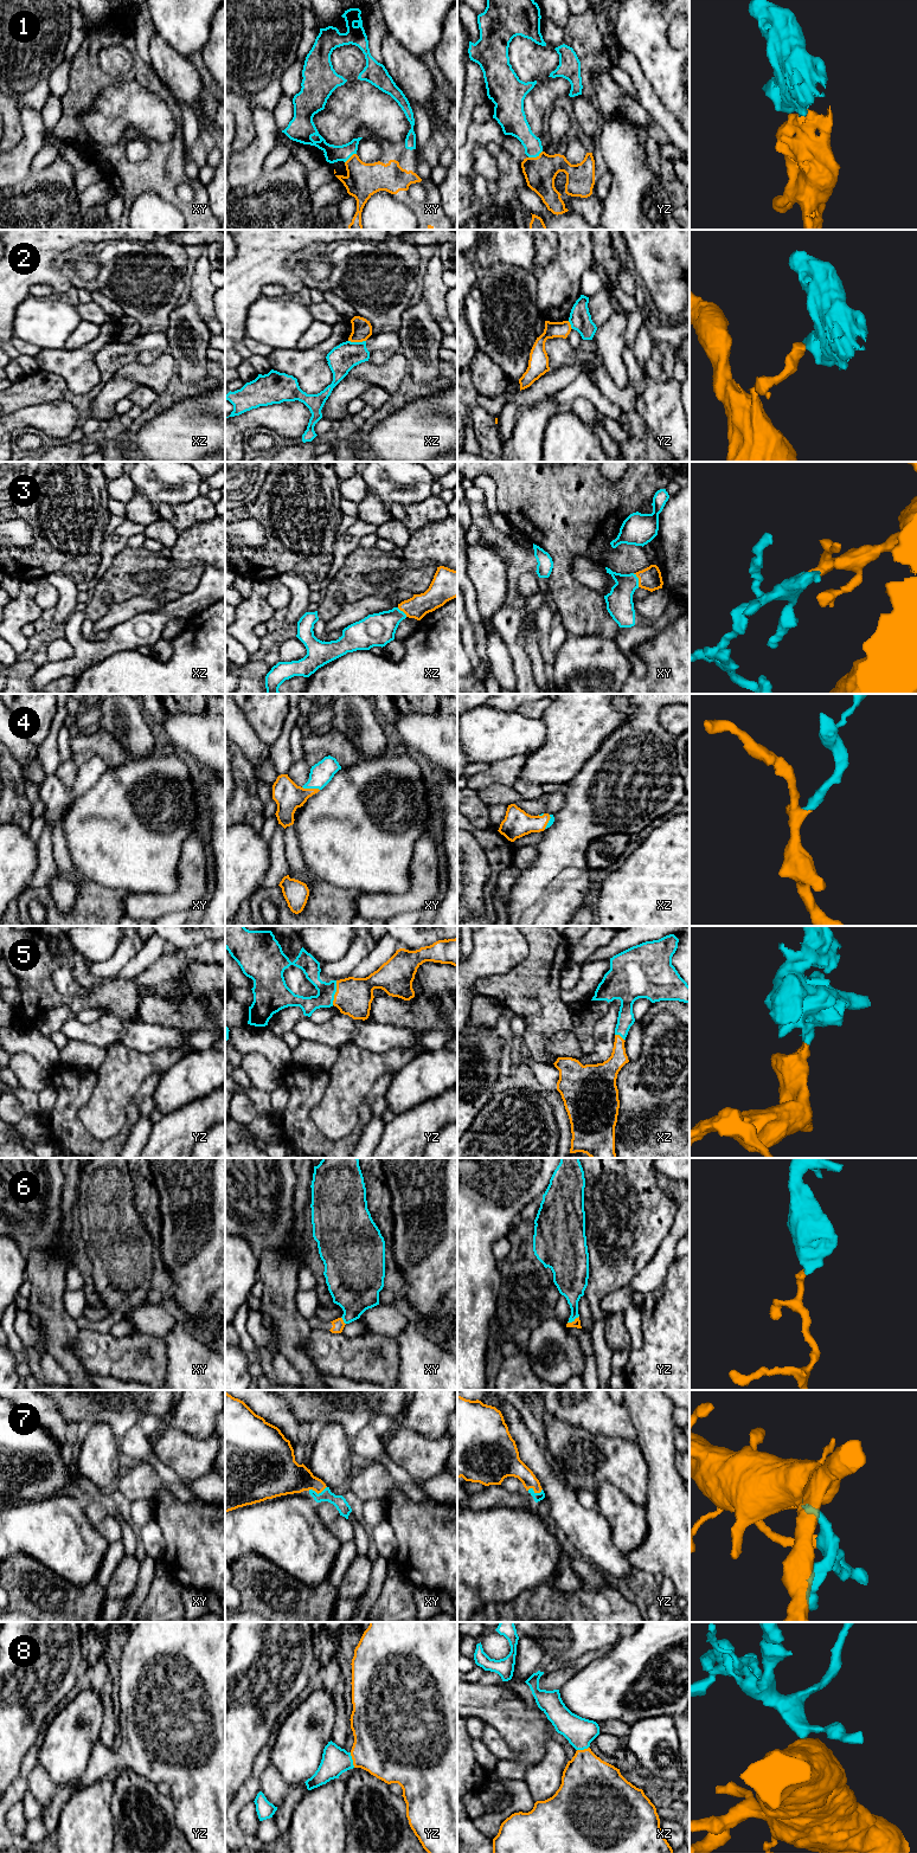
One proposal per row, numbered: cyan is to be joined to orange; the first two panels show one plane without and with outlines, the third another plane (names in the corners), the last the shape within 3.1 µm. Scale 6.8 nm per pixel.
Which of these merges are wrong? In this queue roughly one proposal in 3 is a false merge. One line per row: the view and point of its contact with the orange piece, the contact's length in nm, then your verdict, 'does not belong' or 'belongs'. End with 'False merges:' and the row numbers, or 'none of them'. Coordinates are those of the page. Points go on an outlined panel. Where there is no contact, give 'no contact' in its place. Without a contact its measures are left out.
1: meets orange in yz at (534, 158); contact 110 nm long; belongs
2: meets orange in xz at (357, 341); contact 120 nm long; does not belong
3: meets orange in xy at (639, 580); contact 100 nm long; belongs
4: meets orange in xy at (310, 789); contact 120 nm long; belongs
5: meets orange in yz at (335, 992); contact 170 nm long; belongs
6: meets orange in yz at (572, 1321); contact 90 nm long; belongs
7: meets orange in xy at (316, 1492); contact 130 nm long; belongs
8: meets orange in yz at (353, 1760); contact 110 nm long; belongs
False merges: 2

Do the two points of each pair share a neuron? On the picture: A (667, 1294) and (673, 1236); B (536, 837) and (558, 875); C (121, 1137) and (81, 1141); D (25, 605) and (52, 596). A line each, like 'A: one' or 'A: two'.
A: two
B: two
C: one
D: two

